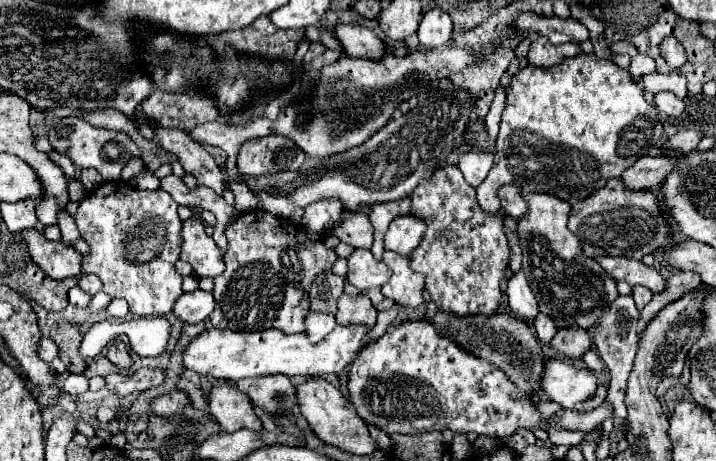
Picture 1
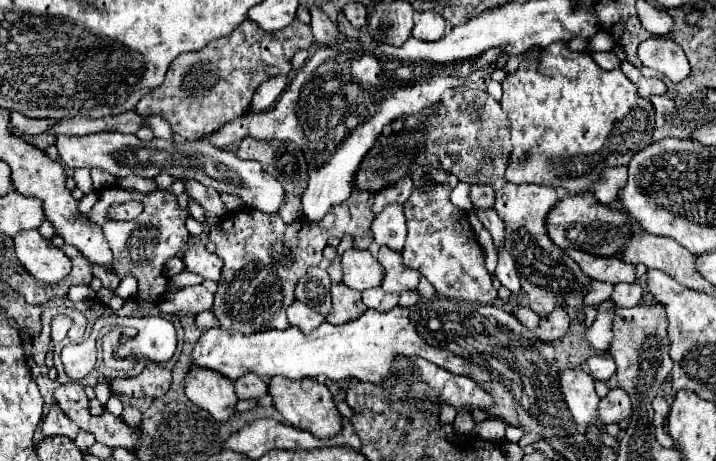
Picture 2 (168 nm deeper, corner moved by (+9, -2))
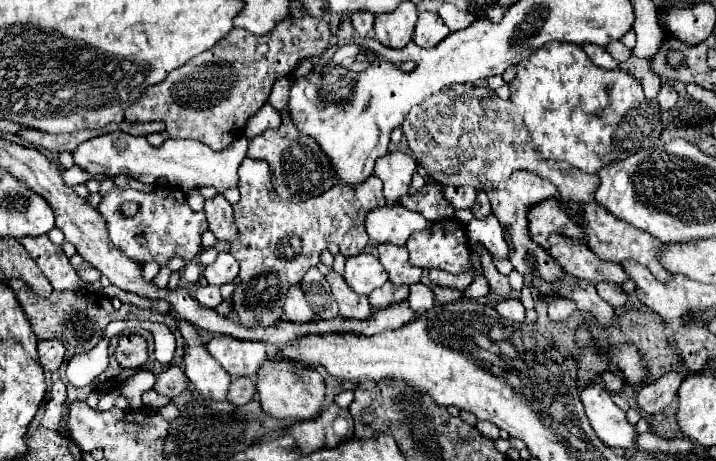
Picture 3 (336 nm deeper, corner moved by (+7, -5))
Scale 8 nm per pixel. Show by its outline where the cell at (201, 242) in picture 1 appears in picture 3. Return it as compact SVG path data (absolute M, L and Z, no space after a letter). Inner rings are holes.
M219 252L217 260L203 270L203 276L207 278L207 282L215 286L233 282L237 274L239 274L239 262L229 252Z

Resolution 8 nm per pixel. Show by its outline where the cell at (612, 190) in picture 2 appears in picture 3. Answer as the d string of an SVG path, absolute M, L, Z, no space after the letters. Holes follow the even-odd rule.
M453 84L439 94L413 106L401 124L407 144L427 176L445 186L473 186L475 190L493 190L515 170L529 170L551 180L563 200L593 202L599 176L571 170L565 162L545 160L533 148L529 132L511 100L501 100L489 86Z

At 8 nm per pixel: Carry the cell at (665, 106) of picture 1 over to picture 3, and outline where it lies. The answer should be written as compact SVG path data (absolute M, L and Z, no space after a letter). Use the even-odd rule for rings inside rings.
M665 82L657 94L657 100L663 110L671 110L677 104L677 90L669 82Z

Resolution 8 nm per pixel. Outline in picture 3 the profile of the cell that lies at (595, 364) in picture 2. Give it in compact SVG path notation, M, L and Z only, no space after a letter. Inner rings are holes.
M605 372L601 380L603 380L603 384L605 384L605 388L607 388L609 392L619 392L619 390L625 386L625 382L623 382L617 374L613 374L613 372Z

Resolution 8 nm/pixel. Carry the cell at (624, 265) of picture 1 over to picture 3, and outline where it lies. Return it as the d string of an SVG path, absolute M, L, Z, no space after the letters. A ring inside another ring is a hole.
M551 234L549 244L551 244L549 254L553 256L553 260L557 260L557 264L565 268L565 272L577 278L583 278L591 284L605 280L605 282L615 282L619 286L627 280L625 270L619 264L601 260L585 244L581 244L581 240L571 240L561 234Z

